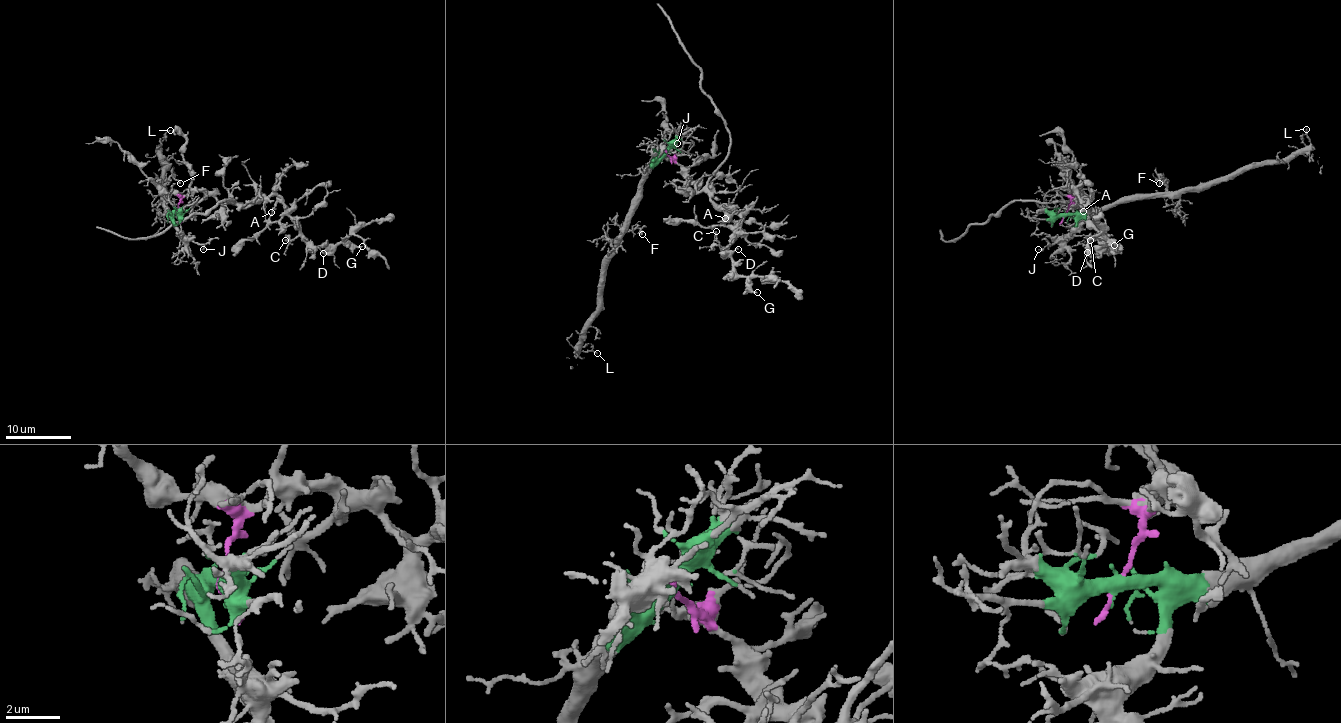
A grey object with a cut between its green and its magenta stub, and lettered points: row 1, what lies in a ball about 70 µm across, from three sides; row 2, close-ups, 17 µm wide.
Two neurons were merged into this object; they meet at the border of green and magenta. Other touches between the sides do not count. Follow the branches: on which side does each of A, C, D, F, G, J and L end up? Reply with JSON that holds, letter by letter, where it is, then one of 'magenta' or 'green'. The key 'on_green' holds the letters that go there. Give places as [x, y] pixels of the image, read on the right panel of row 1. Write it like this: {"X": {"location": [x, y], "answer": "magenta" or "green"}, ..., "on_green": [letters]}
{"A": {"location": [1083, 211], "answer": "magenta"}, "C": {"location": [1090, 240], "answer": "magenta"}, "D": {"location": [1087, 252], "answer": "magenta"}, "F": {"location": [1159, 183], "answer": "green"}, "G": {"location": [1114, 245], "answer": "magenta"}, "J": {"location": [1038, 249], "answer": "green"}, "L": {"location": [1306, 129], "answer": "green"}, "on_green": ["F", "J", "L"]}

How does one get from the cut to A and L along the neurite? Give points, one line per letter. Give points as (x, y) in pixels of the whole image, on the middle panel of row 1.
A: (665, 152), (695, 182), (697, 190), (707, 191), (711, 199), (720, 206), (727, 206), (740, 219), (725, 219)
L: (665, 152), (645, 177), (640, 198), (610, 257), (601, 306), (581, 346), (591, 344), (598, 352)

